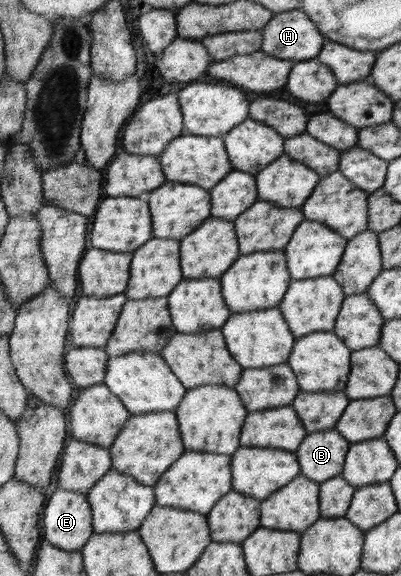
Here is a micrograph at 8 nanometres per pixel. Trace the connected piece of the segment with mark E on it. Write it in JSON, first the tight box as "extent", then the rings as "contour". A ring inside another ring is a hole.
{"extent":[43,488,93,550],"contour":[[[57,488],[47,500],[46,513],[43,518],[43,529],[46,539],[62,550],[78,550],[85,548],[93,536],[93,507],[87,494]]]}

